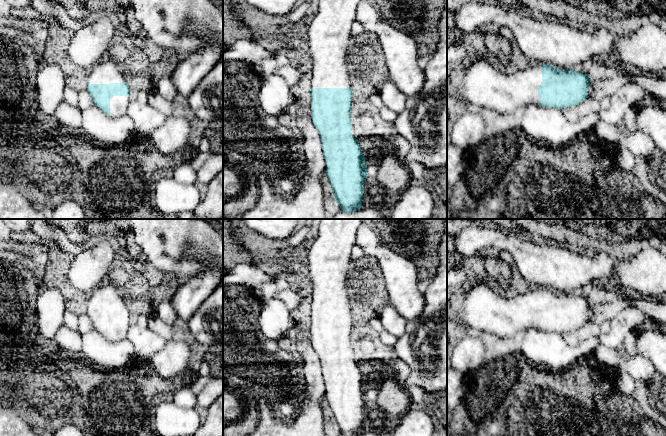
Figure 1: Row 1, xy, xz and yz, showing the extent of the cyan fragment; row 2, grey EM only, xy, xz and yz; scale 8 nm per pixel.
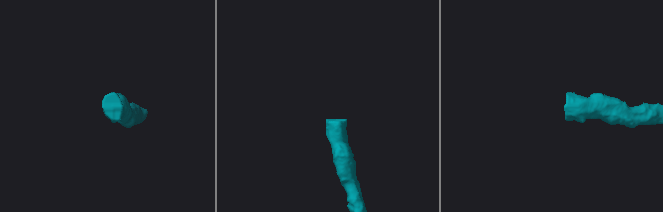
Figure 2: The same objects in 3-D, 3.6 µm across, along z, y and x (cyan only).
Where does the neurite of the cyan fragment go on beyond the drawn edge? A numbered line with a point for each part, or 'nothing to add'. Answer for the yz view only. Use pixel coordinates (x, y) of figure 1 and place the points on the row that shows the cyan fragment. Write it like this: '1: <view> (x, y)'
1: yz (480, 85)

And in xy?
1: xy (105, 72)

